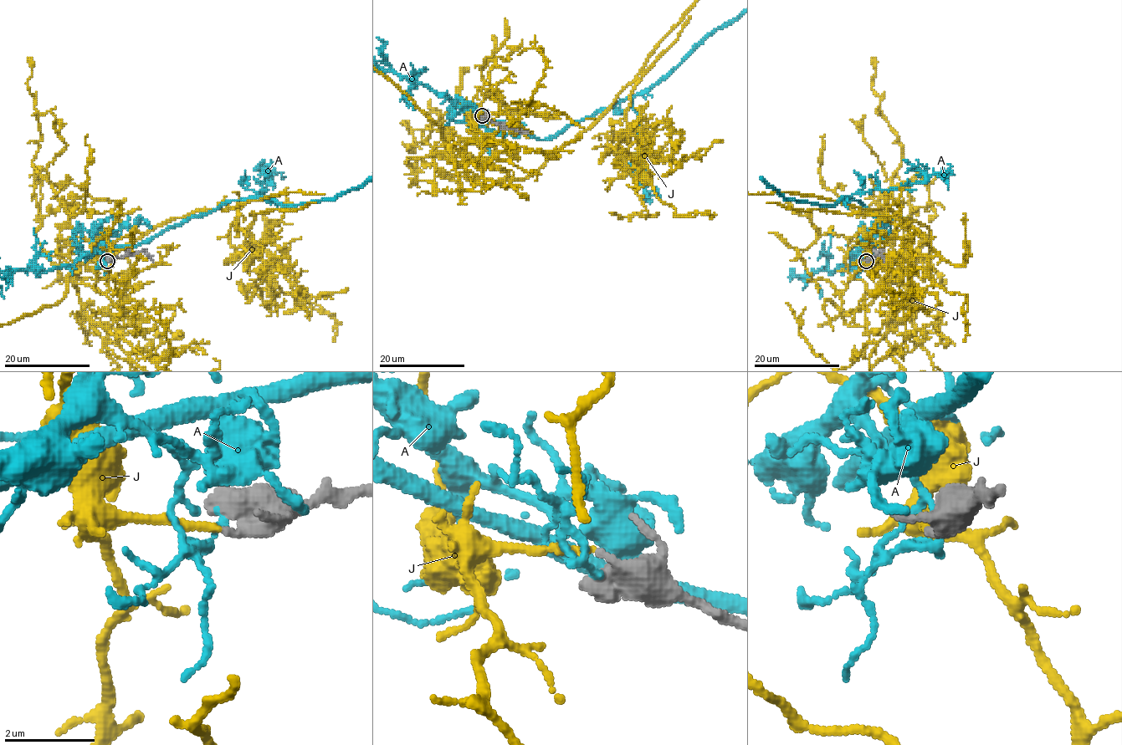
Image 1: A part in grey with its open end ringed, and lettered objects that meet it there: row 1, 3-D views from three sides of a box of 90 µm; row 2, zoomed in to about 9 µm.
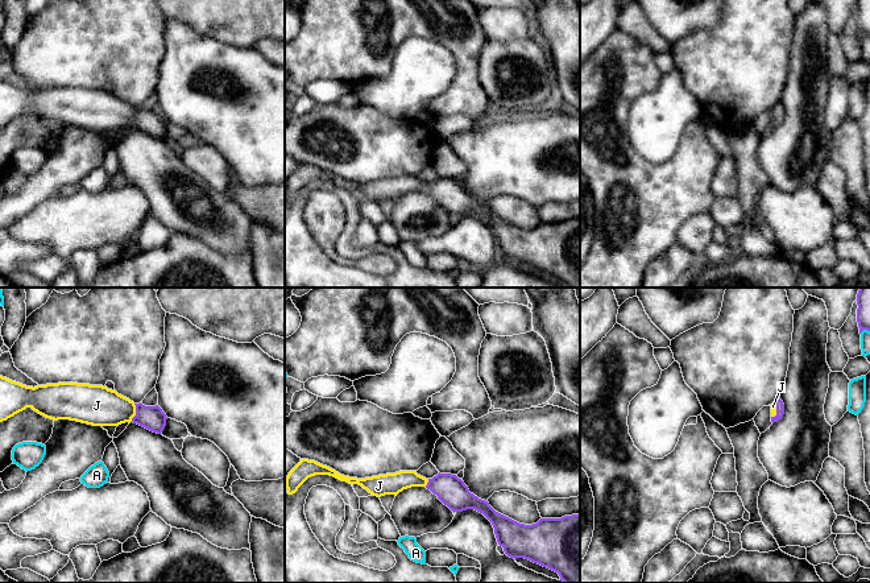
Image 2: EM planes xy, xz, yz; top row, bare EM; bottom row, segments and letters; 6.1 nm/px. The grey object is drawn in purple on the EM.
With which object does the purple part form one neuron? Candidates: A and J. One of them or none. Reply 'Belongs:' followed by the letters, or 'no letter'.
Belongs: J

